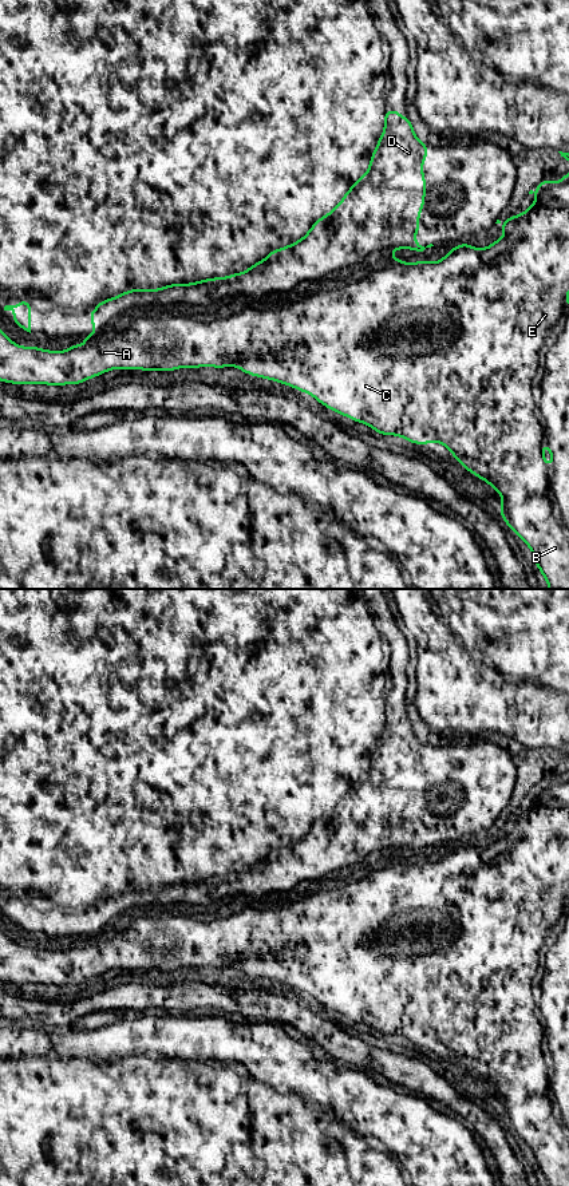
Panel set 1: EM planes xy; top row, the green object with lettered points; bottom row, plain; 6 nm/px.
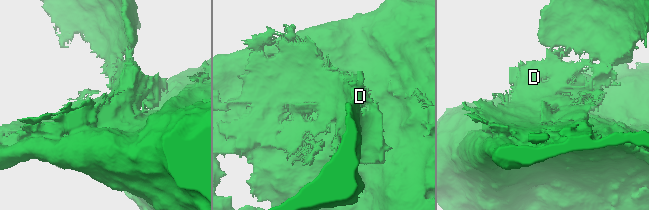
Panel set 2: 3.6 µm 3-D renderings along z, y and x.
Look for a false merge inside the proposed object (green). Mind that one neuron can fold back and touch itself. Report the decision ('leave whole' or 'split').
split

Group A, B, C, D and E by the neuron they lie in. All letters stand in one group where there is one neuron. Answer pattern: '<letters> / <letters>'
A B C E / D

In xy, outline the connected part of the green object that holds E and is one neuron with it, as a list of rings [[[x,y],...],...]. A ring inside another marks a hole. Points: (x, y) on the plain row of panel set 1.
[[[569,772],[564,775],[562,779],[557,782],[542,779],[537,783],[537,790],[530,790],[529,794],[536,794],[537,799],[521,814],[510,815],[503,823],[497,819],[495,823],[502,825],[503,837],[494,841],[485,849],[477,849],[467,842],[457,845],[451,847],[449,853],[439,861],[431,862],[427,859],[422,859],[419,862],[402,862],[398,857],[392,858],[391,851],[388,850],[376,850],[370,855],[360,858],[344,867],[332,870],[324,874],[320,878],[312,881],[300,881],[293,887],[288,890],[278,890],[261,897],[250,897],[246,894],[230,894],[228,897],[222,897],[218,901],[210,905],[193,905],[190,902],[171,902],[171,904],[161,904],[153,902],[149,905],[138,905],[131,908],[129,912],[114,917],[107,921],[107,924],[102,928],[98,928],[94,933],[84,937],[84,944],[78,945],[72,944],[67,950],[51,950],[42,949],[40,946],[21,946],[13,942],[1,929],[0,929],[0,981],[12,983],[12,984],[47,984],[47,985],[64,985],[72,984],[78,985],[91,977],[96,977],[103,975],[110,969],[145,969],[147,973],[151,970],[174,970],[178,968],[199,968],[199,966],[237,966],[242,972],[269,979],[285,985],[291,985],[297,991],[303,991],[315,997],[320,1004],[325,1005],[328,1009],[332,1009],[343,1016],[347,1016],[356,1023],[364,1023],[368,1027],[374,1028],[379,1035],[395,1035],[408,1040],[411,1044],[430,1044],[431,1041],[439,1041],[443,1044],[454,1057],[459,1060],[459,1064],[465,1067],[469,1072],[473,1072],[477,1078],[483,1079],[487,1084],[490,1084],[497,1092],[502,1096],[502,1104],[499,1107],[501,1116],[509,1128],[511,1128],[532,1150],[534,1157],[534,1162],[540,1169],[541,1174],[546,1179],[548,1186],[569,1186],[569,908],[566,906],[566,896],[569,893]],[[542,1041],[548,1041],[548,1047],[550,1049],[553,1064],[549,1067],[545,1063],[544,1052],[542,1052]]]

